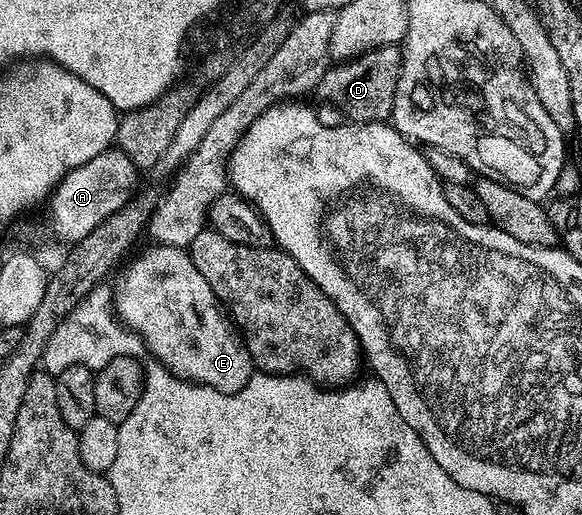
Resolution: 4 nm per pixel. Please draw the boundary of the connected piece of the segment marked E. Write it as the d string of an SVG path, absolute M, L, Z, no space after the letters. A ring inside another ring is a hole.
M159 244L149 245L149 250L144 250L124 271L121 269L120 283L115 283L114 286L114 309L116 317L124 323L128 329L133 330L136 334L140 335L140 339L144 341L147 353L151 355L155 361L161 362L164 366L168 367L170 372L174 372L180 378L185 378L187 382L197 382L203 386L214 388L223 394L233 394L241 390L247 383L249 378L254 373L252 365L252 357L250 352L244 346L244 339L239 330L236 329L235 322L232 321L227 310L220 303L220 298L214 292L214 288L210 288L210 284L206 284L206 276L202 276L202 272L198 272L198 268L194 268L194 260L191 253L187 249L178 246L162 246Z

